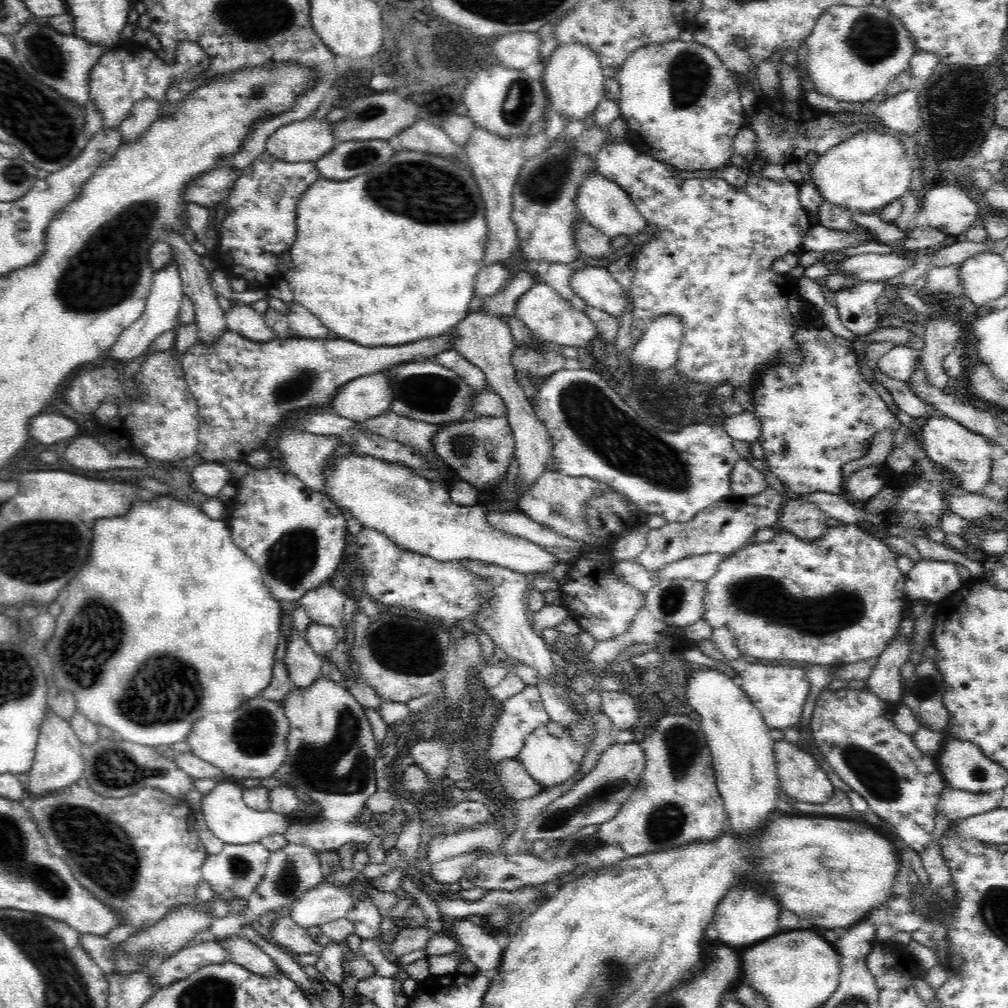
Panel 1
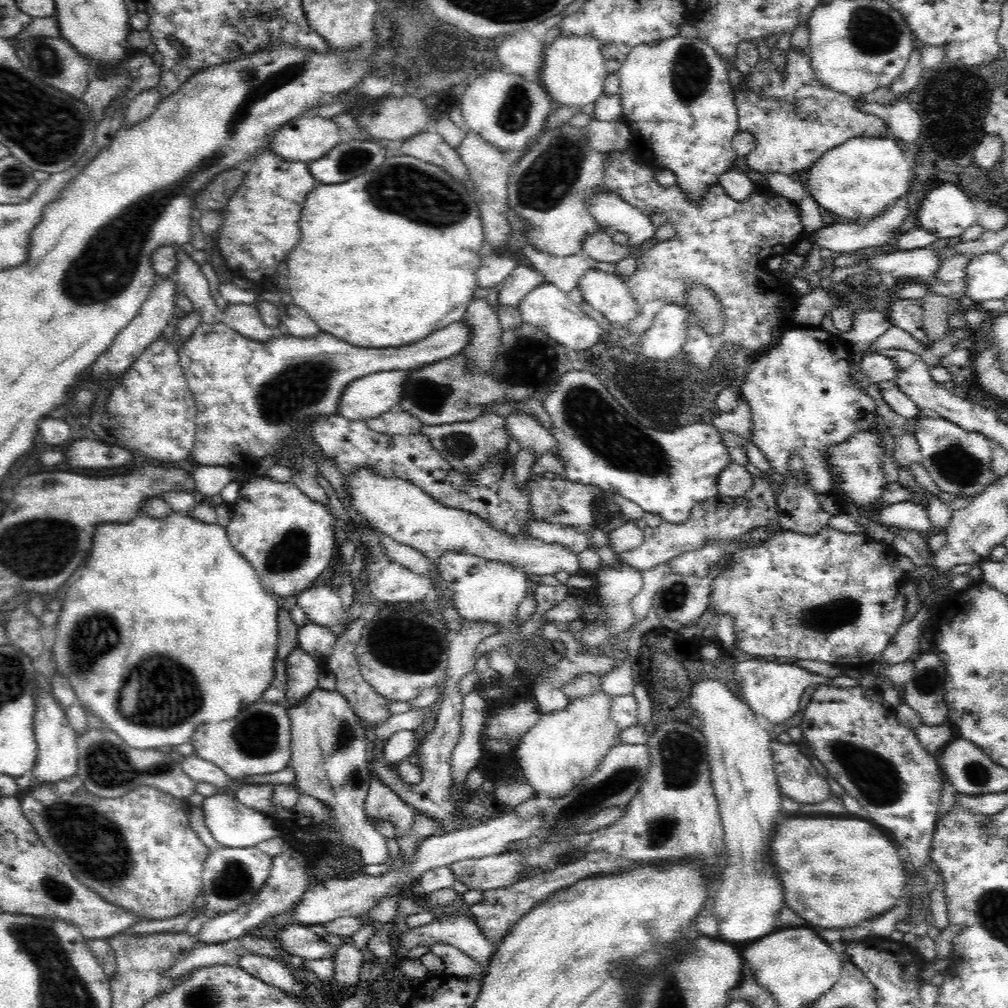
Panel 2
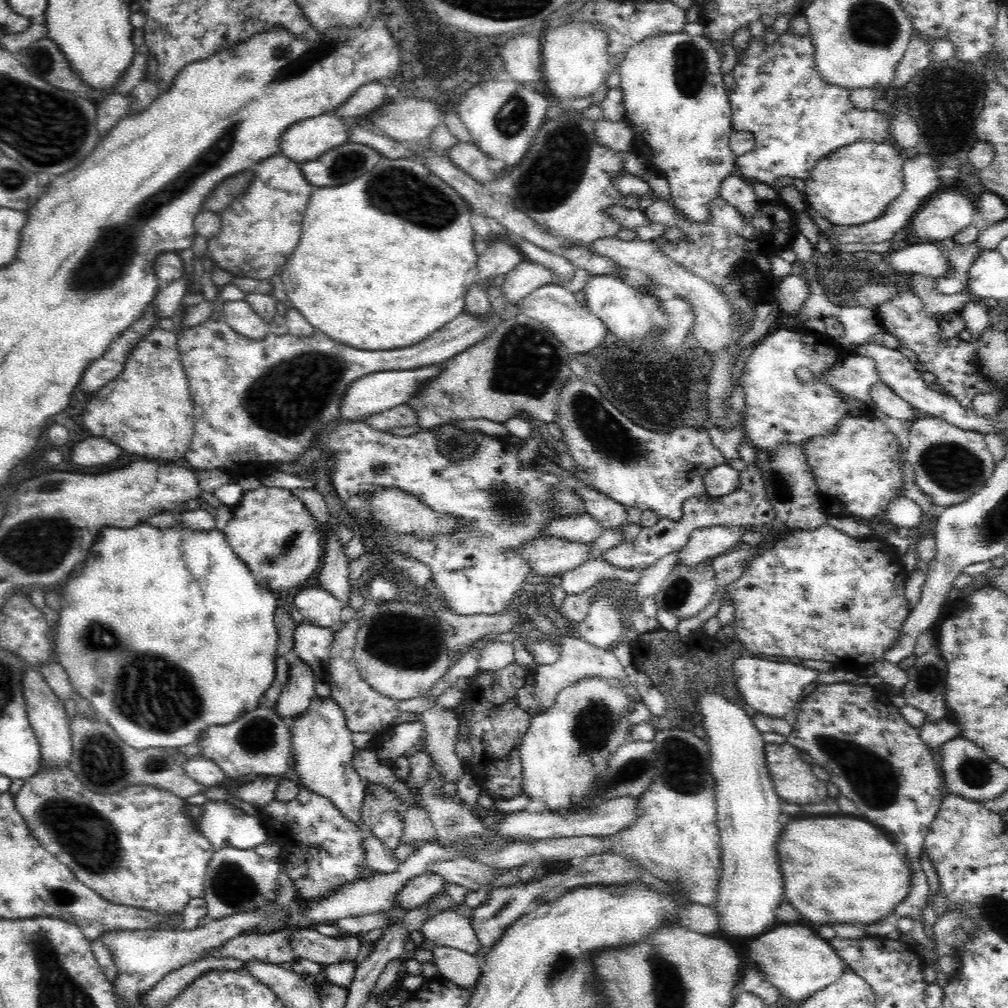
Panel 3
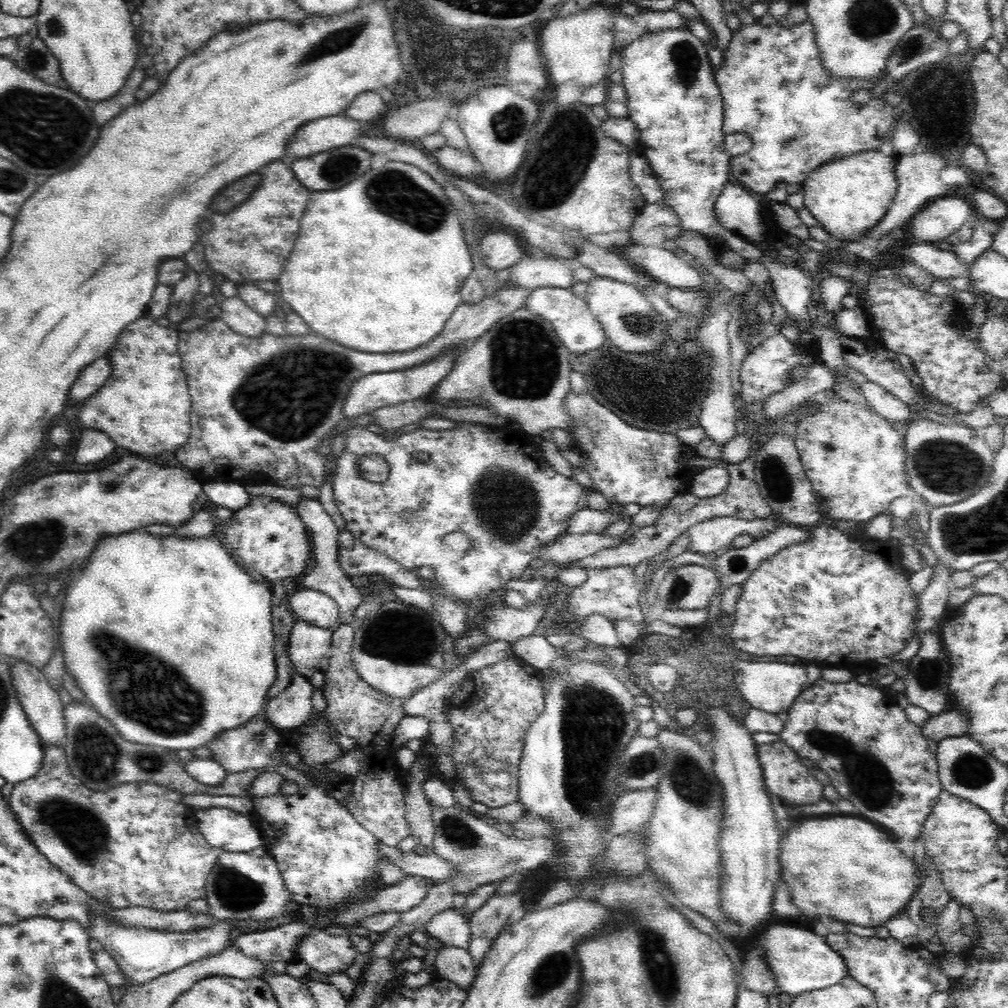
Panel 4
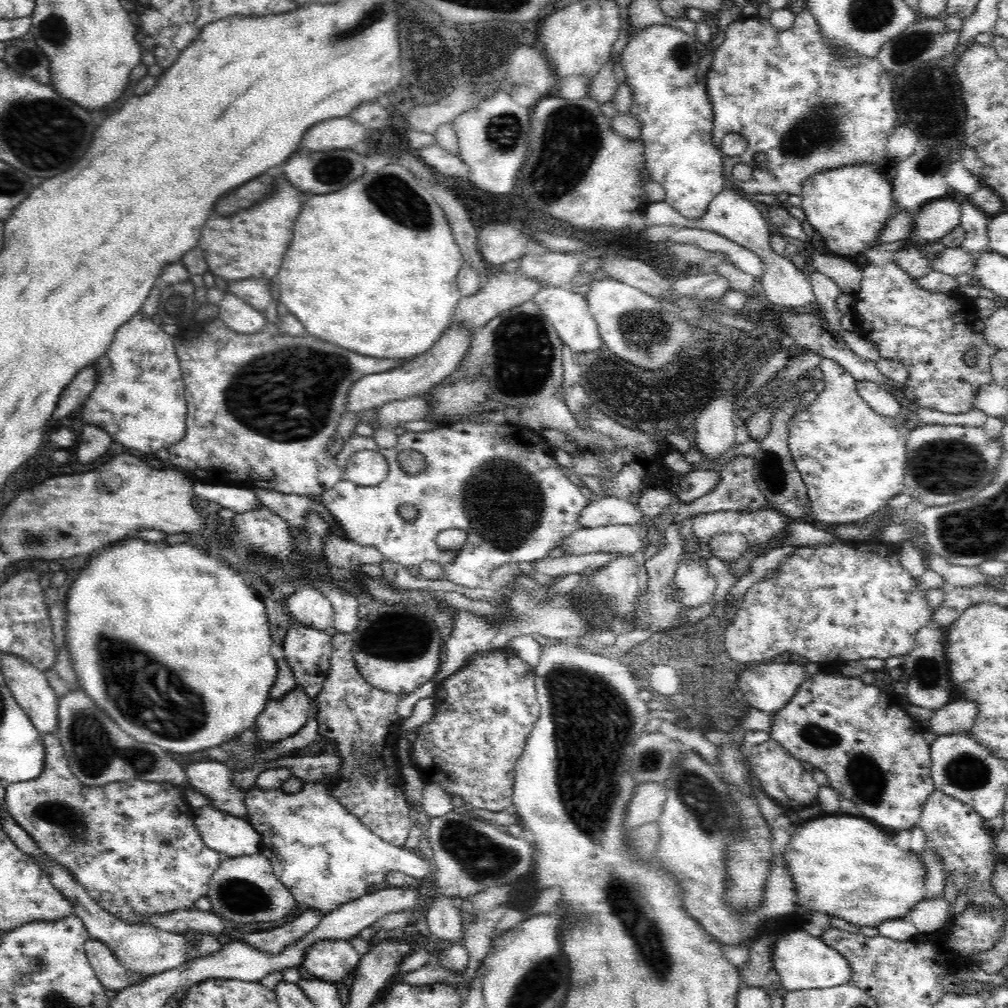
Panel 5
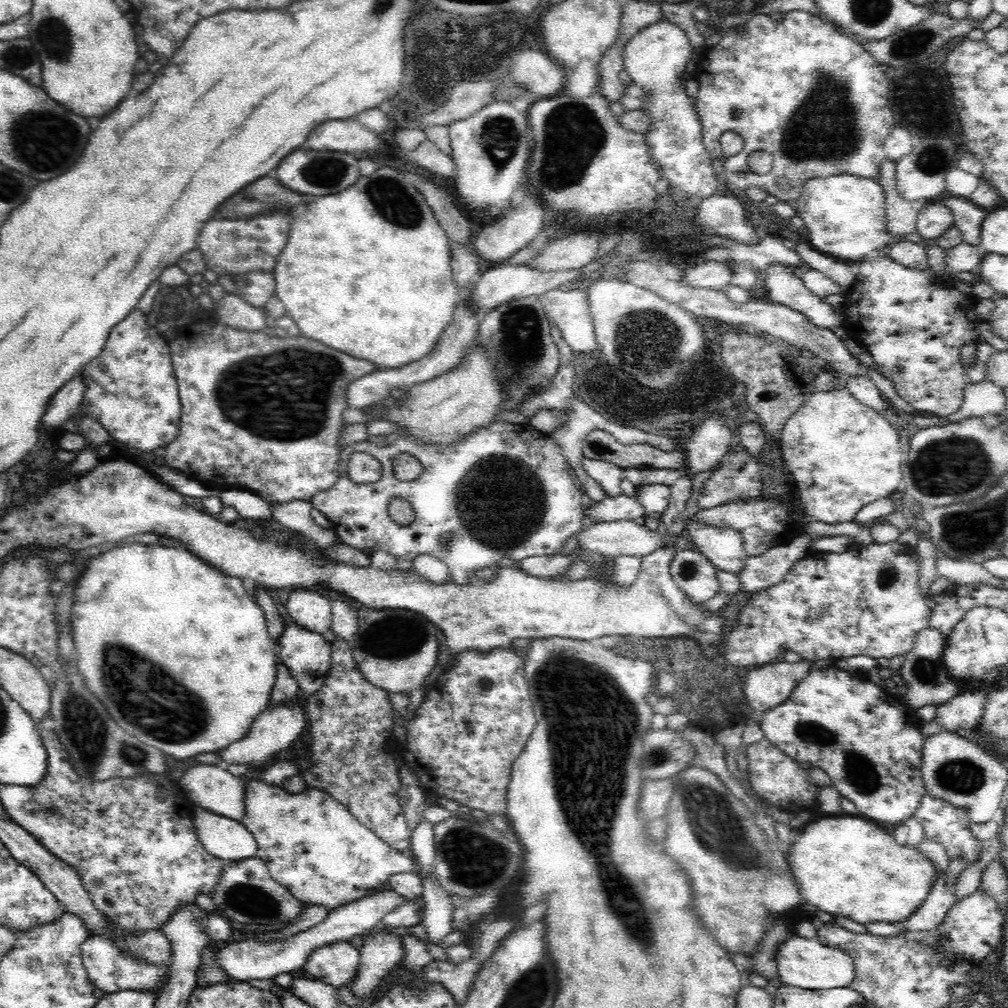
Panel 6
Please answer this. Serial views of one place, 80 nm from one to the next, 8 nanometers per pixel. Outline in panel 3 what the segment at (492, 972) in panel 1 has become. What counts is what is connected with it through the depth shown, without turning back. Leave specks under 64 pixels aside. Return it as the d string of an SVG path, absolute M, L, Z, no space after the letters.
M452 910L430 917L419 931L422 932L424 940L437 945L452 946L468 954L476 955L482 948L471 919Z

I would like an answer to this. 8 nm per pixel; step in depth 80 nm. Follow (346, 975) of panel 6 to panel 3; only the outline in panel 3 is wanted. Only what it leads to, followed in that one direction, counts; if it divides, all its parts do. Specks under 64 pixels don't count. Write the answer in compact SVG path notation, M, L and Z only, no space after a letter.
M314 927L296 928L291 932L289 944L296 958L308 959L324 965L341 960L354 960L360 952L362 942L356 935L345 939L318 933Z

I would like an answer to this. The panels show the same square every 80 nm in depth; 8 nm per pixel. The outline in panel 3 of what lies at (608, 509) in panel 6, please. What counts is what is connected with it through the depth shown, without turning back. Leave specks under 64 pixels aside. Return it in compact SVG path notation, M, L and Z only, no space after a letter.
M587 511L578 516L554 518L545 526L546 537L553 536L586 544L595 541L602 532L601 524L598 524Z

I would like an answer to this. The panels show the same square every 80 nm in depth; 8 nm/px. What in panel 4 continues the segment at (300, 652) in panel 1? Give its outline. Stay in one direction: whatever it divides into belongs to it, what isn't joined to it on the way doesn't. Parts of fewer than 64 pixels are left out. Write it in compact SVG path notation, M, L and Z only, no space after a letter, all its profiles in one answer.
M296 669L292 673L292 682L274 699L269 699L266 721L270 721L280 732L289 734L300 726L312 714L312 696L315 687L300 675Z

